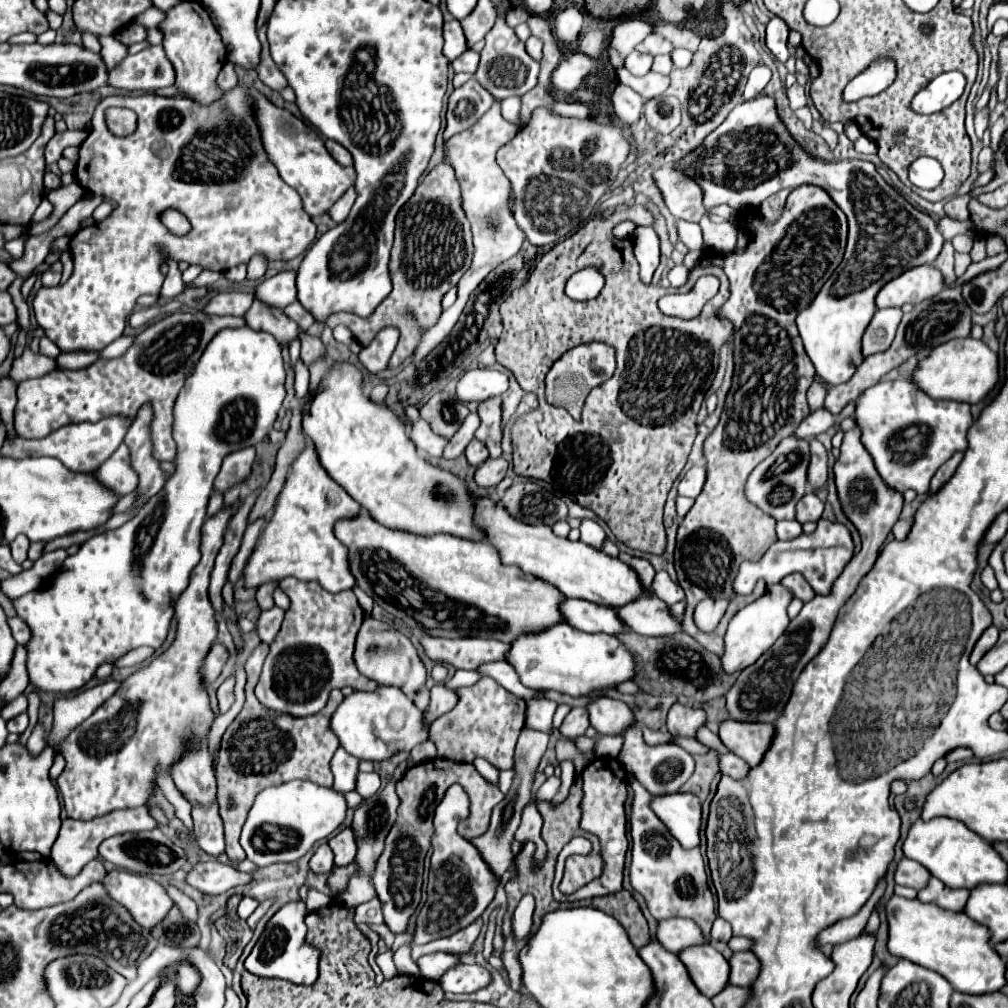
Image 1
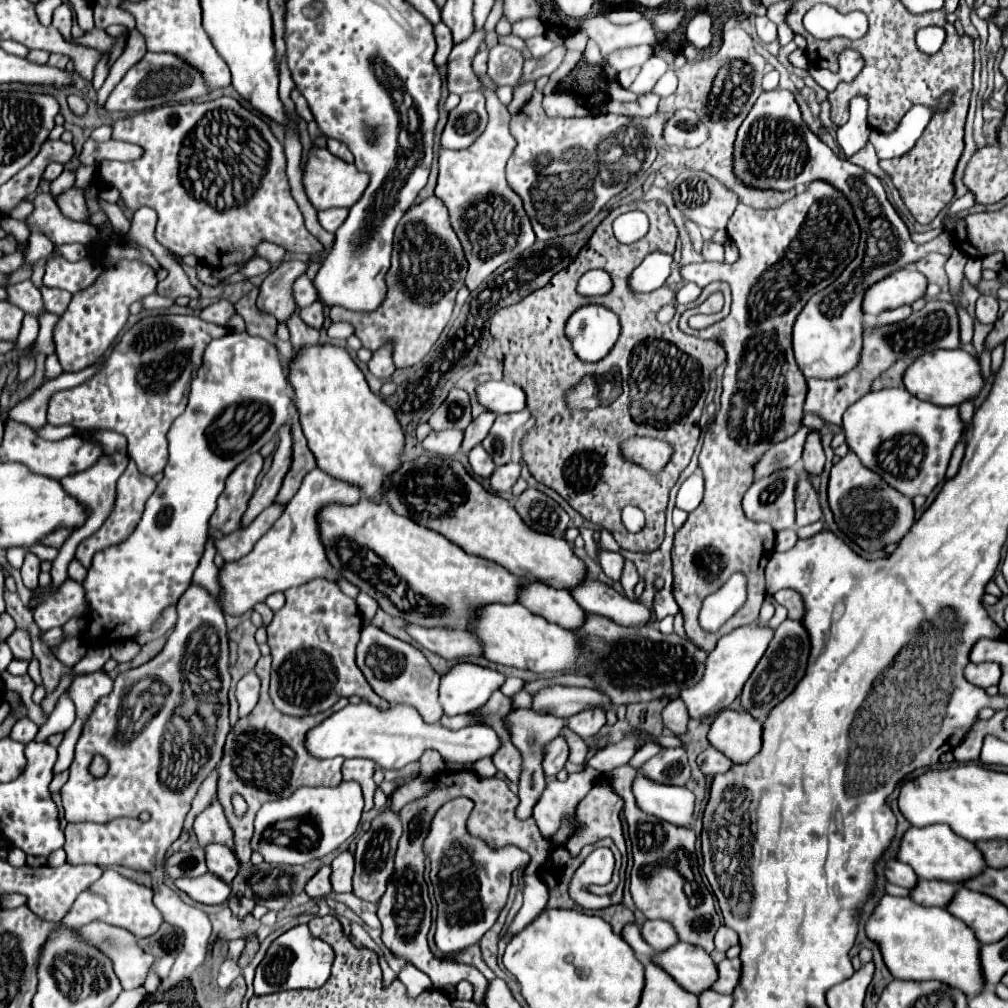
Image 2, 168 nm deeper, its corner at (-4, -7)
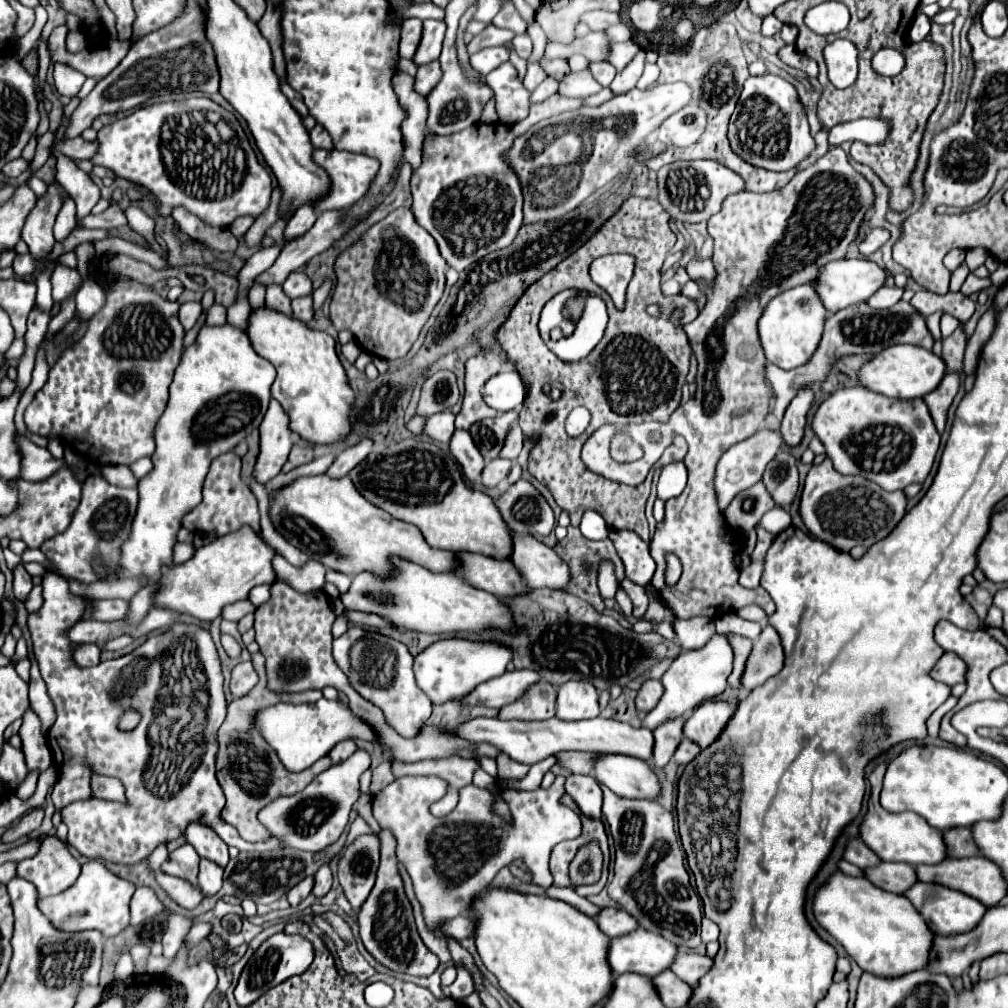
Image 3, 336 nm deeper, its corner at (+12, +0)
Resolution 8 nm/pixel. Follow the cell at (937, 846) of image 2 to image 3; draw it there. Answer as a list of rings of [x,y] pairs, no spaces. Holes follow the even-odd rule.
[[[870,794],[868,812],[860,826],[860,838],[884,862],[906,862],[918,866],[918,864],[938,864],[948,856],[944,834],[940,830],[930,828],[930,824],[914,812],[904,812],[904,814],[884,812],[876,794]]]

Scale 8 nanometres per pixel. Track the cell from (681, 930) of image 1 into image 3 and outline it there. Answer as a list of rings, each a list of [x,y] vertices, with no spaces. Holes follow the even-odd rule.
[[[602,908],[596,922],[598,922],[600,930],[604,930],[604,934],[610,938],[626,936],[640,926],[638,920],[632,918],[632,914],[628,914],[622,908]]]

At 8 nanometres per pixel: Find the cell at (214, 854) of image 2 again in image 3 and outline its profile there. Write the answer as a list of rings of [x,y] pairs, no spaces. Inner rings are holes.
[[[202,858],[200,860],[200,872],[198,872],[198,886],[202,890],[204,896],[212,896],[220,890],[222,886],[222,874],[224,874],[224,868],[218,866],[216,862],[208,860],[208,858]]]

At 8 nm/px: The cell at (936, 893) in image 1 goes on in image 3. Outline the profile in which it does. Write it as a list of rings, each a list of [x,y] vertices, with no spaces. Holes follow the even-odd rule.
[[[880,862],[880,866],[864,872],[866,878],[876,884],[878,888],[894,894],[904,894],[918,882],[916,870],[912,866],[894,864],[894,862]]]

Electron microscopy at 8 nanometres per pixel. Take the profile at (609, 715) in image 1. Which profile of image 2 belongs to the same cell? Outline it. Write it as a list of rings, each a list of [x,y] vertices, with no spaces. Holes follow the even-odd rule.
[[[550,685],[540,689],[532,695],[532,711],[536,713],[550,713],[556,717],[568,719],[572,713],[598,705],[602,709],[610,709],[612,703],[606,695],[586,689],[586,687],[564,687],[564,685]]]

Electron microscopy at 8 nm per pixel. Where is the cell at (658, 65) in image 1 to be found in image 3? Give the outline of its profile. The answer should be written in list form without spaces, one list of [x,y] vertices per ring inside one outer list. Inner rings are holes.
[[[632,42],[630,44],[612,44],[608,62],[612,66],[616,66],[616,70],[624,70],[638,52],[640,52],[640,46],[632,44]]]

